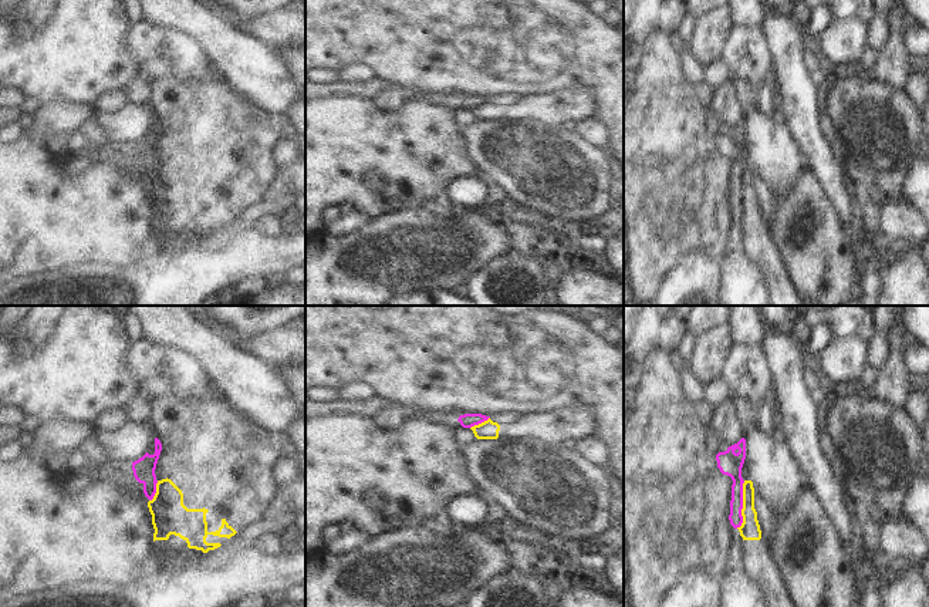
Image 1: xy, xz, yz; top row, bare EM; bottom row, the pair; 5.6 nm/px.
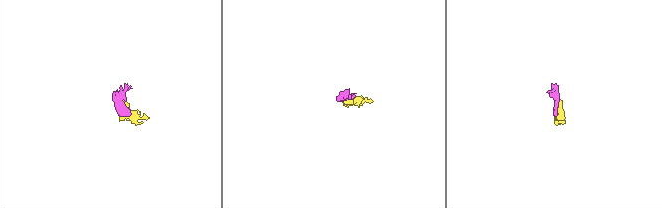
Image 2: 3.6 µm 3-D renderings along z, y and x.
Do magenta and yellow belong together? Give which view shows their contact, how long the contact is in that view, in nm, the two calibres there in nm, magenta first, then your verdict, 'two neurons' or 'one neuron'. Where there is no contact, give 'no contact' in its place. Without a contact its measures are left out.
contact in yz; length 280 nm; calibres 140 and 110 nm; two neurons

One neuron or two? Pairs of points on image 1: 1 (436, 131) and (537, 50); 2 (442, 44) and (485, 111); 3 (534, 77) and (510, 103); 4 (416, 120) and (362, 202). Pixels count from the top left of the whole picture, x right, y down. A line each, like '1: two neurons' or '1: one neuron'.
1: two neurons
2: two neurons
3: two neurons
4: one neuron

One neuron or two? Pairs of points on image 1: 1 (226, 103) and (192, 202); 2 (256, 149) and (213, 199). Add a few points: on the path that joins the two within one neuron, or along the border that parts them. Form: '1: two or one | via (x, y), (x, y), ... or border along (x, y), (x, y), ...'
1: one | via (215, 127), (213, 162), (203, 178)
2: one | via (243, 161), (218, 186)

